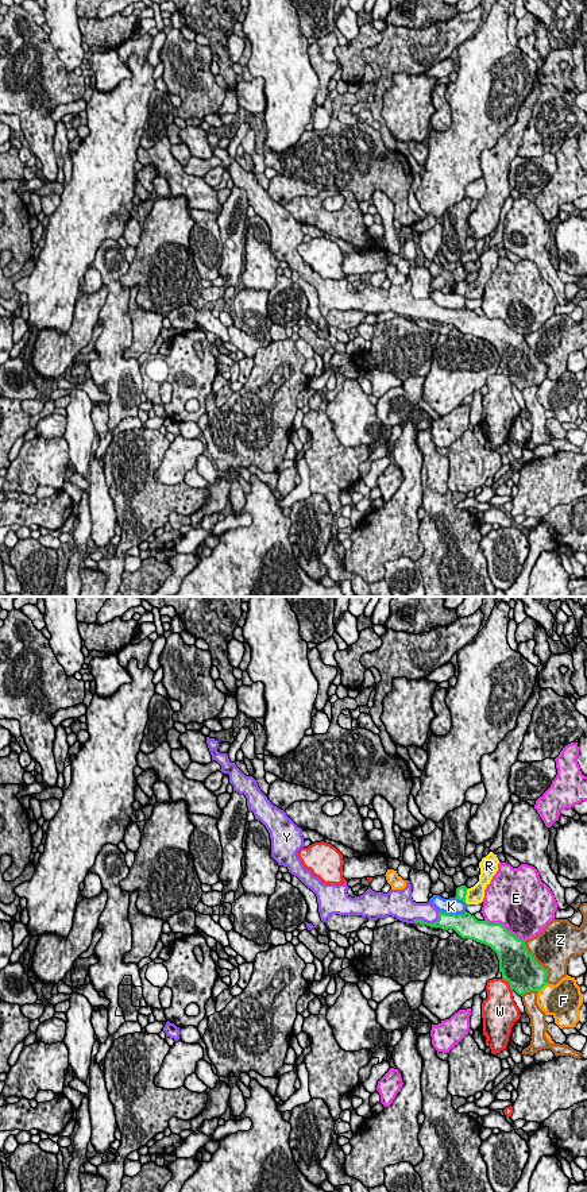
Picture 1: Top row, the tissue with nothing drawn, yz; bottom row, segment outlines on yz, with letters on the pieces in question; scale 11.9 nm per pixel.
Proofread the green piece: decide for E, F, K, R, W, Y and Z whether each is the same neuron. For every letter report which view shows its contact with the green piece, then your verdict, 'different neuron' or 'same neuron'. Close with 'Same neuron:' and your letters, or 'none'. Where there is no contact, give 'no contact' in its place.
E: contact in yz; different neuron
F: contact in yz; different neuron
K: contact in yz; different neuron
R: contact in yz; different neuron
W: contact in yz; different neuron
Y: contact in yz; same neuron
Z: contact in yz; different neuron
Same neuron: Y

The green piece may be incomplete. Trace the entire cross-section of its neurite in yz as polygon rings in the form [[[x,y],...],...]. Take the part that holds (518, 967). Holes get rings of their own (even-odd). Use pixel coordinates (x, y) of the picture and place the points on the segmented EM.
[[[206,737],[206,744],[212,760],[221,765],[223,774],[229,775],[233,791],[246,795],[248,810],[269,830],[271,857],[316,894],[323,922],[333,914],[362,915],[368,921],[391,915],[406,923],[420,923],[443,930],[453,929],[462,938],[484,944],[497,953],[502,979],[518,995],[522,996],[529,991],[538,992],[547,984],[548,969],[534,960],[526,949],[525,941],[509,933],[503,925],[478,921],[467,911],[457,915],[447,914],[439,911],[430,902],[416,903],[412,899],[409,880],[403,890],[390,890],[383,894],[368,887],[363,895],[355,898],[347,894],[347,883],[324,884],[305,869],[298,859],[297,852],[304,846],[302,829],[267,799],[252,776],[246,776],[235,763],[229,761],[227,753],[217,751],[220,745],[217,740]]]

